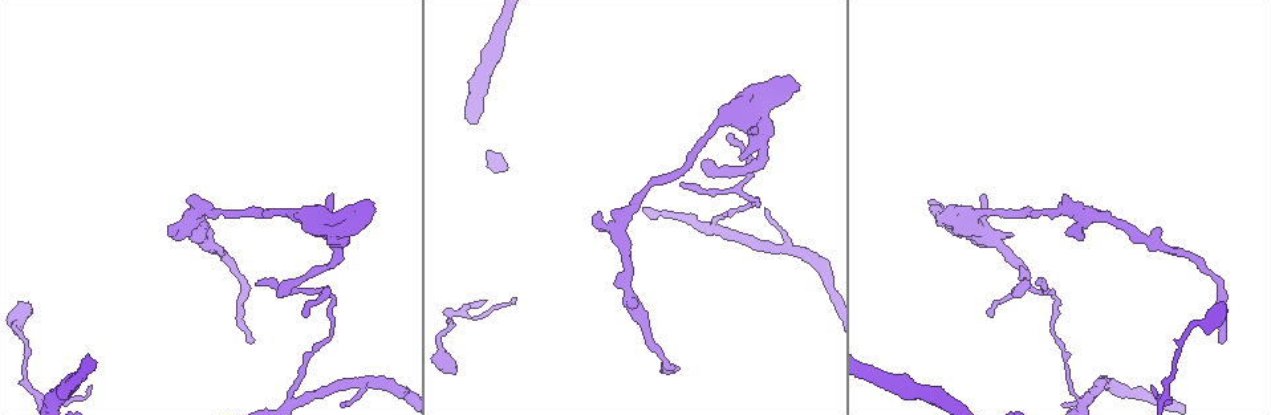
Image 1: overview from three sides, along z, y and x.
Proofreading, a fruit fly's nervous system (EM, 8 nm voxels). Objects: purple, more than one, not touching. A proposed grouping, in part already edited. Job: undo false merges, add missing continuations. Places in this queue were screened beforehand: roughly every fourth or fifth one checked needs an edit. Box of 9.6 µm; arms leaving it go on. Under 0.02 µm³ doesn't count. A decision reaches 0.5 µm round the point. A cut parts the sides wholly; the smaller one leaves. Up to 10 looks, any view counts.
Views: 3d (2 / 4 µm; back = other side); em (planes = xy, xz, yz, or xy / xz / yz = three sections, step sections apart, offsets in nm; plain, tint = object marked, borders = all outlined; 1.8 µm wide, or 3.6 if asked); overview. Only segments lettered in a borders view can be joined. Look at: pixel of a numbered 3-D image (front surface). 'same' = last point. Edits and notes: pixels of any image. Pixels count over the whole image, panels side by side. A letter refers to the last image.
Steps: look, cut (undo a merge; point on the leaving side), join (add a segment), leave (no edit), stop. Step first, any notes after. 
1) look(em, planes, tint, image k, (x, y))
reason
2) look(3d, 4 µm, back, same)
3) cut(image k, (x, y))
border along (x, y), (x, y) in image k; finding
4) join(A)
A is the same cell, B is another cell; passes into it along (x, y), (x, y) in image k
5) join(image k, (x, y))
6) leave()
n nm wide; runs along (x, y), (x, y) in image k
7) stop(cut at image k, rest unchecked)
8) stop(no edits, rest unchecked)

look(3d, 2 µm, image 1, (357, 208))
touches itself

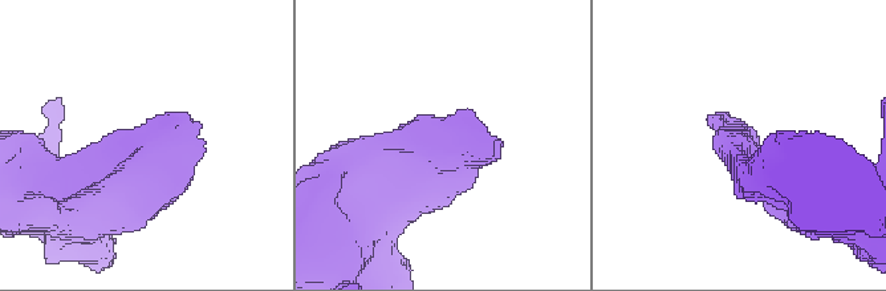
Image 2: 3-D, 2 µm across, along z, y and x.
look(em, 3.6 µm, planes, borders, image 2, (446, 146))

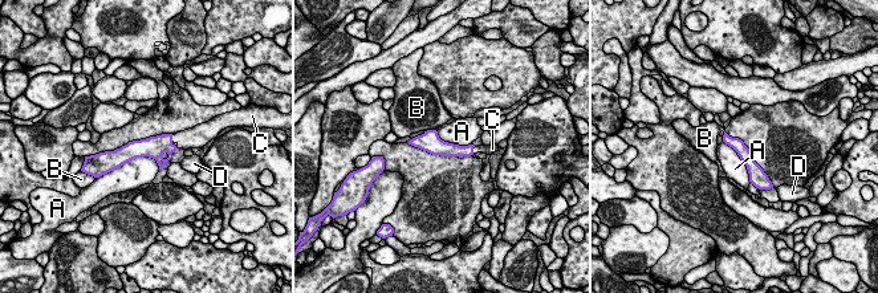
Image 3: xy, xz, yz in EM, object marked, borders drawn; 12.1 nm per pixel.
join(C)
A touches over 650 nm; C is the same cell, A, B and D are other cells; the neuron continues

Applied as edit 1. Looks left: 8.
look(3d, 4 µm, image 1, (702, 162))
thin end

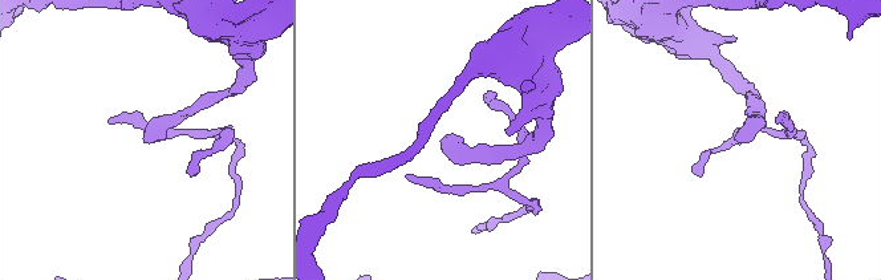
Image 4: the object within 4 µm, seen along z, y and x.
look(em, planes, borders, image 4, (741, 139))

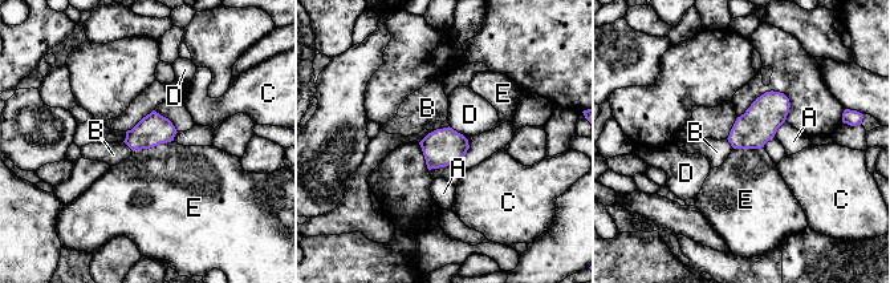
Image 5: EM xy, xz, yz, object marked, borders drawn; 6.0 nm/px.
leave()
A, B, C, D and E are other cells; border along (173, 140), (133, 152) in image 5; none of them fits

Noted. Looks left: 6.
look(3d, 4 µm, image 1, (599, 215))
an open end

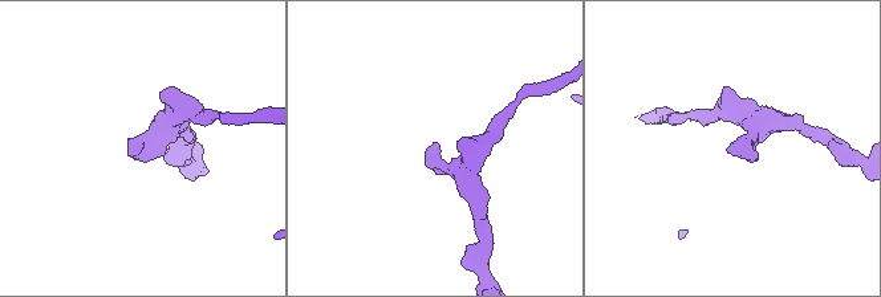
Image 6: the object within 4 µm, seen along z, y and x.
look(em, yz, step 16, tint, image 6, (435, 143))
now the EM

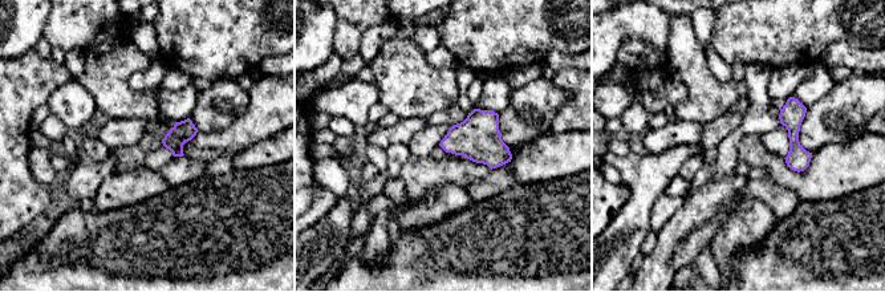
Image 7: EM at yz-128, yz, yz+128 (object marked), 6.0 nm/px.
look(em, xy, step 8, borders, same)

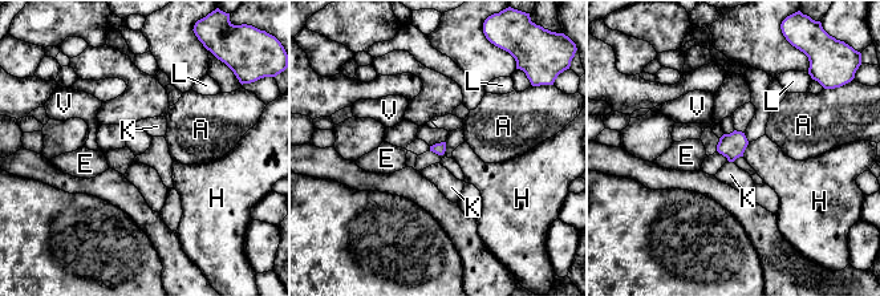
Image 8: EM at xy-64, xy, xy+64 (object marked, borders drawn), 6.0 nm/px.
leave()
A, E, H, K, L and V are other cells; border along (749, 142), (742, 155) in image 8; none of them fits

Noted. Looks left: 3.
look(3d, 4 µm, image 1, (291, 388))
sudden change in width

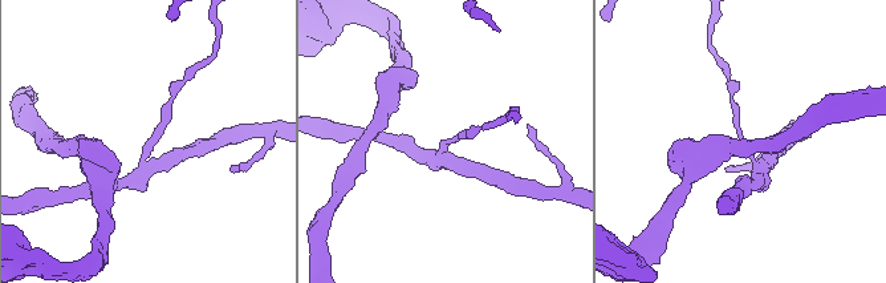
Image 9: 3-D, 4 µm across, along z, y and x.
look(em, planes, borders, image 9, (740, 138))
3 arms; need the tissue

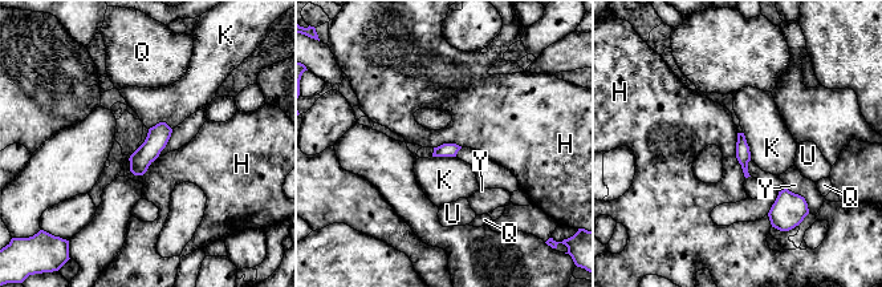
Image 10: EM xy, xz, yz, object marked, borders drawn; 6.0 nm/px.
leave()
80 nm wide; H, K, Q, U and Y are other cells; border along (736, 133), (736, 160), (746, 177) in image 10; one neuron here

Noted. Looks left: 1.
stop(join at image 3, rest unchecked)

